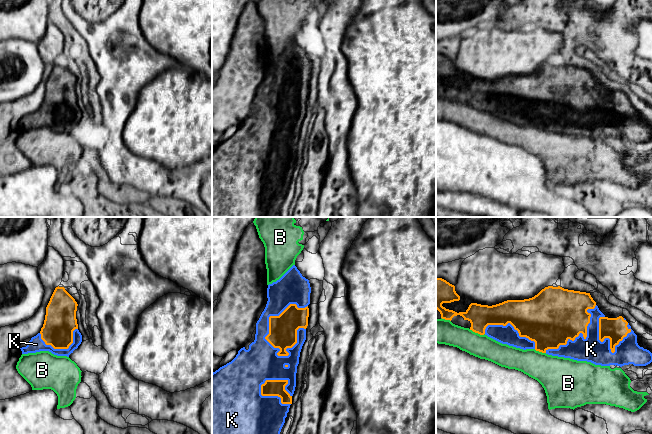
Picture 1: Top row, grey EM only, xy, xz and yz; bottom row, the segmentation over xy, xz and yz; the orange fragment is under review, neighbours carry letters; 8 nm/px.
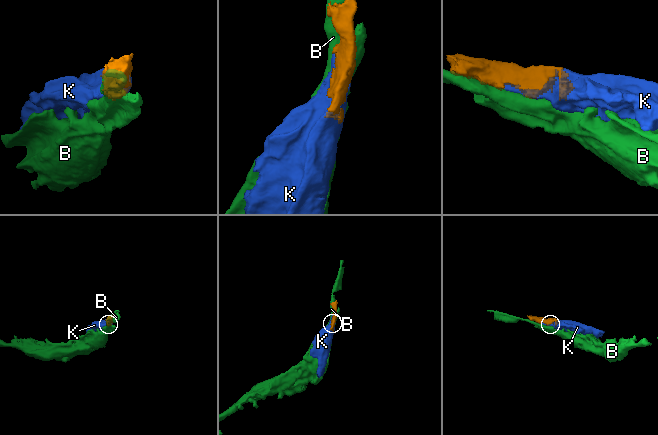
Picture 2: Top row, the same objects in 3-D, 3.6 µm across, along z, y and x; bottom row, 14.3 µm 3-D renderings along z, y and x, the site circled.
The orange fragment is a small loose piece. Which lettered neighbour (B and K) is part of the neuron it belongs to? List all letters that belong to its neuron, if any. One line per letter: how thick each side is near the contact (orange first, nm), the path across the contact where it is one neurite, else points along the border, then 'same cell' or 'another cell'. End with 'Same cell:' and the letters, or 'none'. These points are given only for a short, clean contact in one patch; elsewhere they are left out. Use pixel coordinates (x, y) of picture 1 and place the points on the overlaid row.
B: 190 nm thick on the orange side, 190 nm on the other; another cell
K: 220 nm thick on the orange side, 220 nm on the other; same cell
Same cell: K

